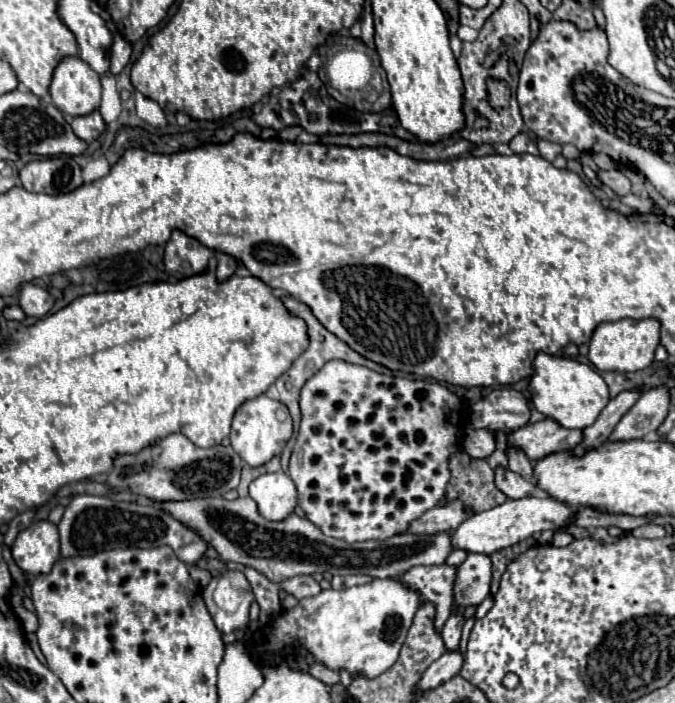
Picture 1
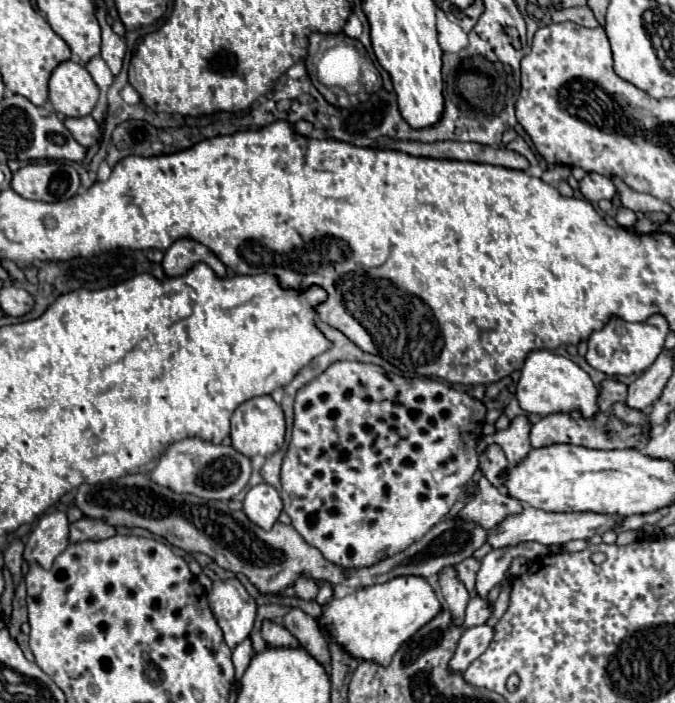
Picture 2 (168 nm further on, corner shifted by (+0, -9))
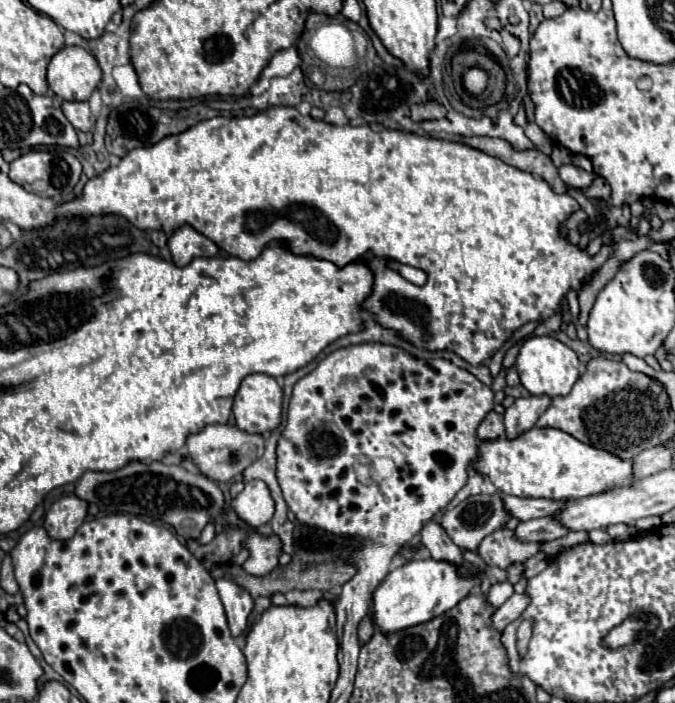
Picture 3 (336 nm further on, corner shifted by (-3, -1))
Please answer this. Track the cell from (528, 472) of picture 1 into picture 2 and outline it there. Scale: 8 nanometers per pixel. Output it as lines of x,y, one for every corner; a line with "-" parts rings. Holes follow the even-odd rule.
518,415
510,421
510,427
508,429
502,429
502,431
496,431
492,435
483,435
478,442
477,451
478,456
484,451
484,449
492,443
498,443
502,447
502,451
506,453
508,457
508,463
510,465
516,465
520,463
528,451
532,449
530,445
530,419
526,415

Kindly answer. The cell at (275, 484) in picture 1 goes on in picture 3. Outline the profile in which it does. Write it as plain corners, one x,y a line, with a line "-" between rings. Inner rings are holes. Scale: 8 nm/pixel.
261,481
245,483
245,489
231,501
231,507
249,527
261,527
271,523
275,511
271,491

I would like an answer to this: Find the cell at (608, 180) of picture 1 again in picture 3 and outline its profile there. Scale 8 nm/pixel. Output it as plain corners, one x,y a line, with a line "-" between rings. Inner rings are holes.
563,165
559,167
559,177
569,185
569,187
575,187
575,189
585,189
593,183
595,179
595,173
589,173
585,169
579,169
575,165

